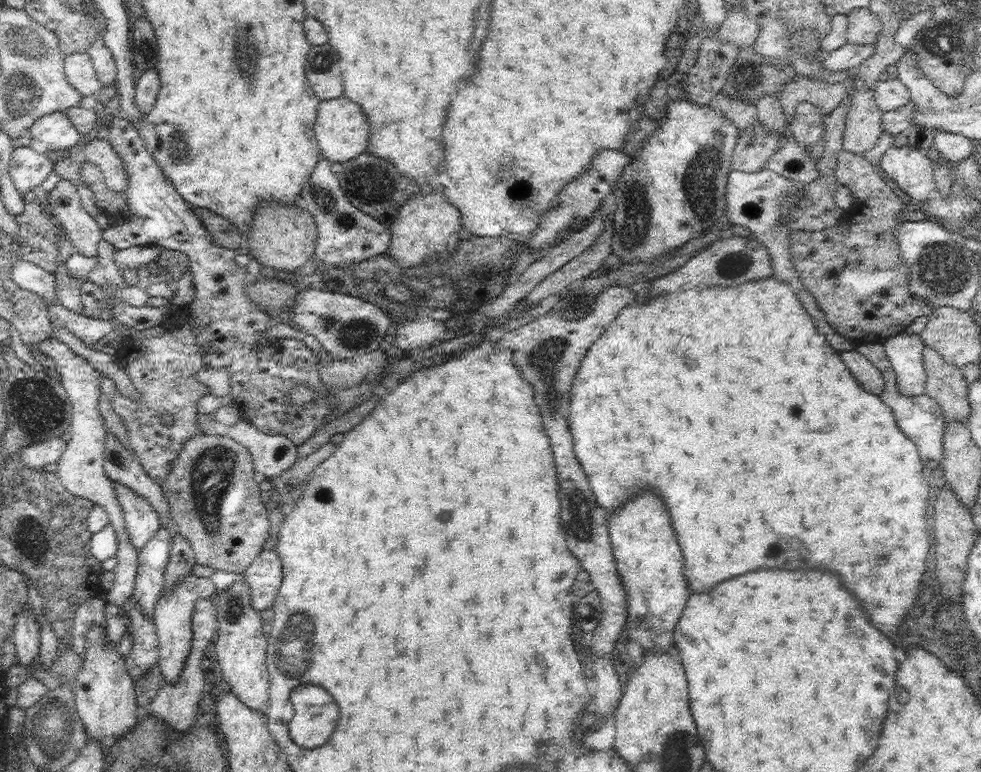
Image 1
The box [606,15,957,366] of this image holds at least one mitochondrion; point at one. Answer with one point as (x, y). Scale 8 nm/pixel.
(698, 181)

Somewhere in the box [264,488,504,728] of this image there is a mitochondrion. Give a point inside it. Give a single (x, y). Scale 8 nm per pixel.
(297, 632)

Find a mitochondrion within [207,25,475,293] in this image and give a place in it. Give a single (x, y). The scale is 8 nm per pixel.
(340, 215)

